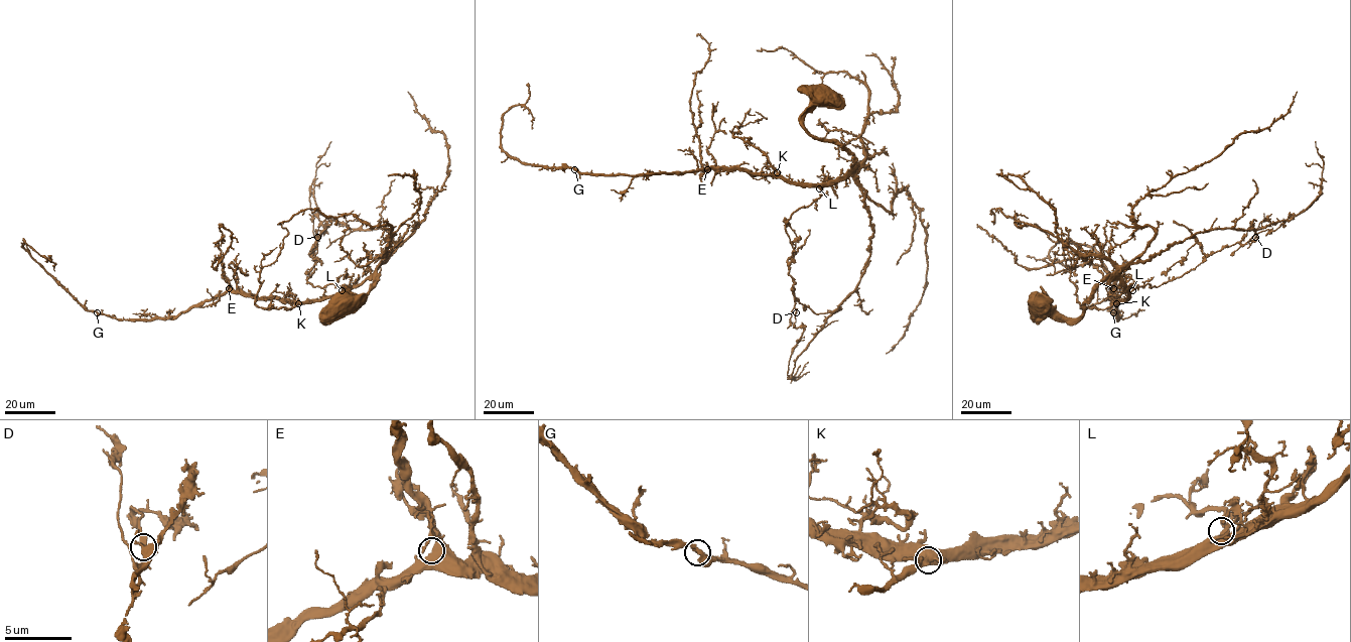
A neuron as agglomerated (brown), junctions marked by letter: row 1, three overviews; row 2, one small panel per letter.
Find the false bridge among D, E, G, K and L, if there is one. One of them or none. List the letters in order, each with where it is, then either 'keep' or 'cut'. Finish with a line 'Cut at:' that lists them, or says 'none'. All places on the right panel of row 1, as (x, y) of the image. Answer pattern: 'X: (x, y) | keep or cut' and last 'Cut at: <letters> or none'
D: (1255, 237) | keep
E: (1113, 288) | keep
G: (1113, 312) | keep
K: (1116, 303) | keep
L: (1132, 290) | keep
Cut at: none

